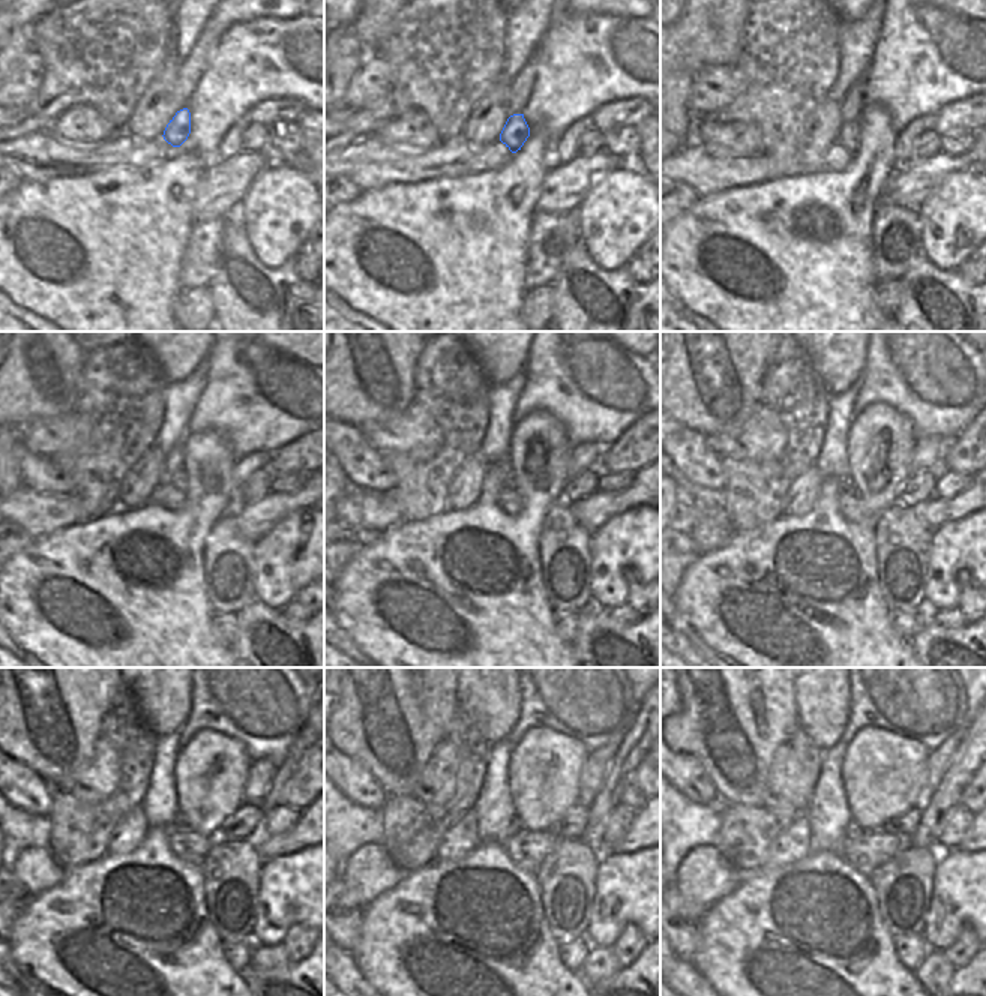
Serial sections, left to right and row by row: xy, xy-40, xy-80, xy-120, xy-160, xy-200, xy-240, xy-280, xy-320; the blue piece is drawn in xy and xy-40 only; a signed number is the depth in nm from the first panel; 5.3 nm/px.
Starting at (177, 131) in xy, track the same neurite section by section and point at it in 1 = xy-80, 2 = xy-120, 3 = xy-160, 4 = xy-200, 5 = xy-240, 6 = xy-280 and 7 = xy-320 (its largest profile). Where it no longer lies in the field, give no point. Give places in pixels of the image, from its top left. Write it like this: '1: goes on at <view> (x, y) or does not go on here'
1: goes on at xy-80 (848, 137)
2: goes on at xy-120 (179, 479)
3: goes on at xy-160 (512, 482)
4: goes on at xy-200 (848, 486)
5: goes on at xy-240 (177, 825)
6: goes on at xy-280 (515, 827)
7: goes on at xy-320 (853, 831)

